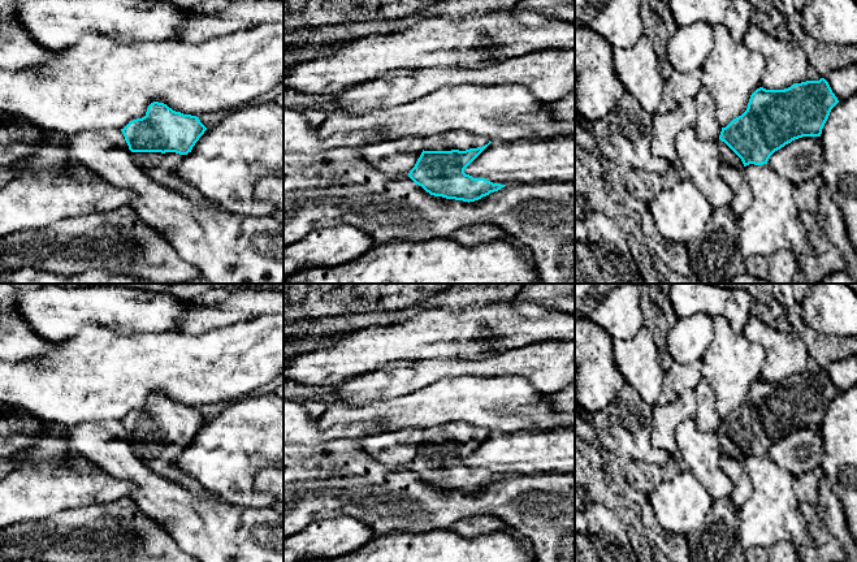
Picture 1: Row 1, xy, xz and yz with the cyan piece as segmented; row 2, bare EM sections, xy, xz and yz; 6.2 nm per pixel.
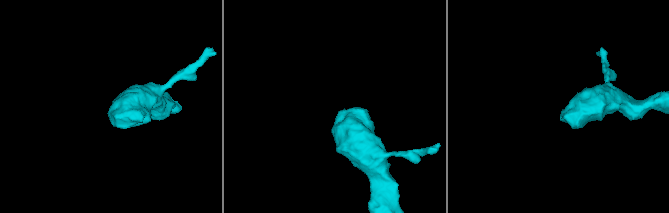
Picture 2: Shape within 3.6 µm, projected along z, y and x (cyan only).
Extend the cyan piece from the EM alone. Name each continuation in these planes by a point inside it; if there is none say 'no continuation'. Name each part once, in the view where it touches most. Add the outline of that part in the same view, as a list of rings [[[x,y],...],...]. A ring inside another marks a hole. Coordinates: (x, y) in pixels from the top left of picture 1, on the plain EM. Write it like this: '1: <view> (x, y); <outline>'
1: xz (454, 431); [[[450,422],[437,427],[429,427],[423,431],[424,442],[466,442],[469,440],[482,438],[489,435],[489,431],[480,427],[473,427],[464,422]]]

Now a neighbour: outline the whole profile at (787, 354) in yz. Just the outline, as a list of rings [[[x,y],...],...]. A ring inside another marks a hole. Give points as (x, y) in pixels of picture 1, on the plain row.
[[[754,315],[749,316],[743,334],[761,345],[766,353],[761,379],[784,381],[808,372],[809,351],[797,334],[771,328]]]

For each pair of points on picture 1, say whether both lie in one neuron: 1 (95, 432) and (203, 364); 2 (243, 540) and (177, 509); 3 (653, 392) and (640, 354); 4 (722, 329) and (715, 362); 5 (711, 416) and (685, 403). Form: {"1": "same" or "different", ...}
{"1": "different", "2": "same", "3": "same", "4": "same", "5": "different"}

